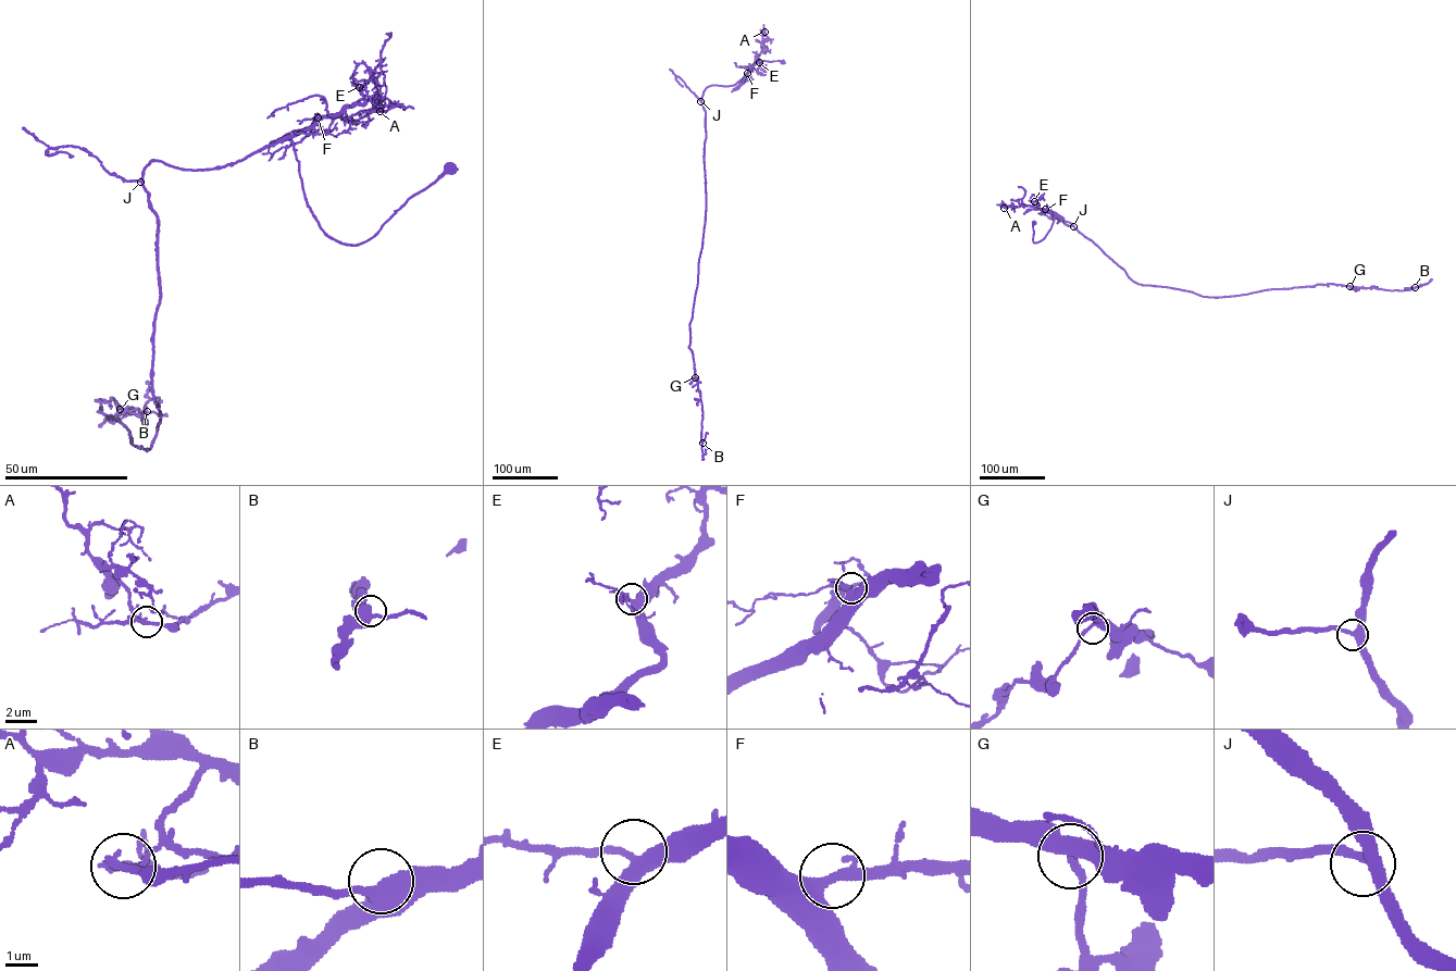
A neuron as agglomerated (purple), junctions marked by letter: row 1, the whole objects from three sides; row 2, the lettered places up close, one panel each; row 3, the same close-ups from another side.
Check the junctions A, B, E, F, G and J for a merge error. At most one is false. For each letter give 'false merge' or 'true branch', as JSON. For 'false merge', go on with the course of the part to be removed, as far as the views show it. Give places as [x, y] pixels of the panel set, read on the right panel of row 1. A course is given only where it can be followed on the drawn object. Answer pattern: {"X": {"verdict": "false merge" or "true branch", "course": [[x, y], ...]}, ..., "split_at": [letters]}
{"A": {"verdict": "false merge"}, "B": {"verdict": "true branch"}, "E": {"verdict": "true branch"}, "F": {"verdict": "true branch"}, "G": {"verdict": "true branch"}, "J": {"verdict": "true branch"}, "split_at": ["A"]}

